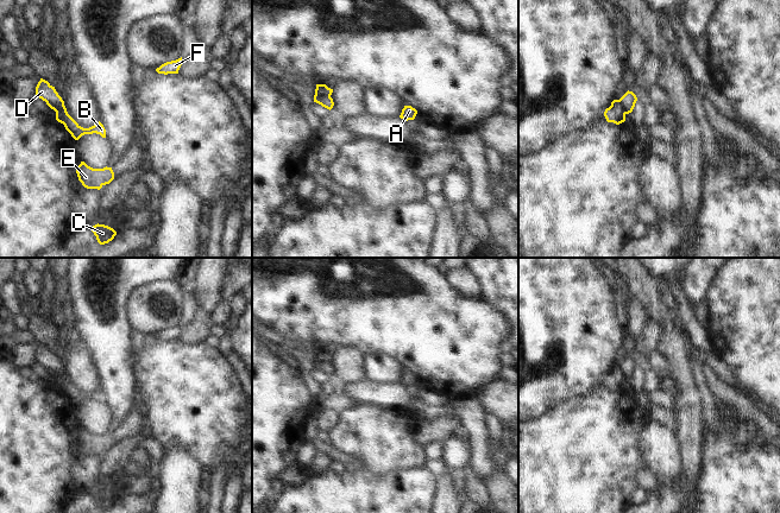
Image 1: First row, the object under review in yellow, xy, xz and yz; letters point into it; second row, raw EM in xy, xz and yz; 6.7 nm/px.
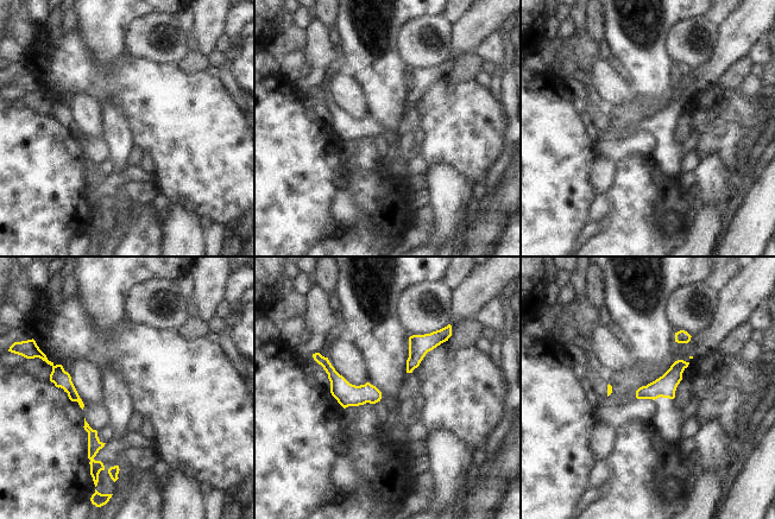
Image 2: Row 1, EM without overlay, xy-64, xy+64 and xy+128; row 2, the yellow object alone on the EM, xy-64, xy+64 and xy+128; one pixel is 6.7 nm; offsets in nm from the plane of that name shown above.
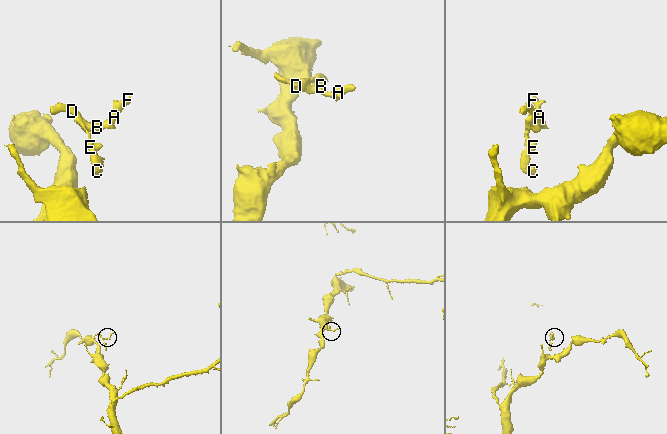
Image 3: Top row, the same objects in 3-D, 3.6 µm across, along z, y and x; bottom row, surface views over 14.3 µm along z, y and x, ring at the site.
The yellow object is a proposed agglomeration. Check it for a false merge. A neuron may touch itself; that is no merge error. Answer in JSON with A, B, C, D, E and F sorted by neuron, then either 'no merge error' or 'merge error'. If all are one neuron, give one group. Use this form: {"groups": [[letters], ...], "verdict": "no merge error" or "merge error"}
{"groups": [["A", "B", "D", "F"], ["C", "E"]], "verdict": "merge error"}

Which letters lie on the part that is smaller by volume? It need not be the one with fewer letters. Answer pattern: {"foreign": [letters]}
{"foreign": ["A", "B", "D", "F"]}

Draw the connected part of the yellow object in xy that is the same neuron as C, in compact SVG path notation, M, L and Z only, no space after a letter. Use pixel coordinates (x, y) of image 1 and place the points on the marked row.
M99 223L90 227L90 230L94 233L100 245L108 243L117 235L117 232L113 228Z

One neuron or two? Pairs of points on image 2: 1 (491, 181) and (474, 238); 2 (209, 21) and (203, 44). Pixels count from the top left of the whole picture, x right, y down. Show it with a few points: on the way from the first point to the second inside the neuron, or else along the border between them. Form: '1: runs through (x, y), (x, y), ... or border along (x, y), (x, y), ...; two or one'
1: border along (503, 175), (497, 189), (484, 198); two
2: runs through (207, 27), (205, 38); one

